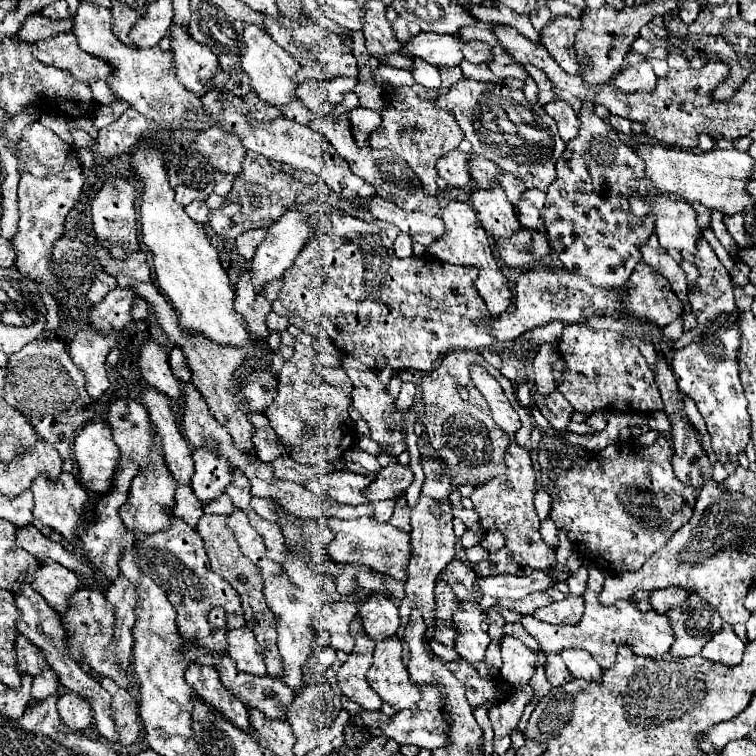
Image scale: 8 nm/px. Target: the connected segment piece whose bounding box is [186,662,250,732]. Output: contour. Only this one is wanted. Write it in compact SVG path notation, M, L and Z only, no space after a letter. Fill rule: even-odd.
M190 662L186 668L186 682L190 682L192 690L202 696L204 702L210 702L218 712L222 712L234 726L248 732L248 708L222 684L220 674L214 666Z

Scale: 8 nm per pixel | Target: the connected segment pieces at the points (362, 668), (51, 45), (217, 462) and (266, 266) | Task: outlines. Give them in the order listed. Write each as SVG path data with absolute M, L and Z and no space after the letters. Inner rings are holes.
M360 616L352 620L352 626L354 626L356 646L338 670L338 686L346 698L360 704L364 710L380 710L382 700L366 682L366 672L368 672L368 666L372 664L376 642L368 638L368 634L364 632Z
M60 32L46 40L34 42L32 50L34 58L48 66L58 66L64 70L70 70L74 78L82 82L90 80L108 80L112 74L112 66L100 58L94 58L78 48L74 32Z
M218 444L210 446L198 446L192 452L194 458L194 476L192 476L192 490L200 502L208 502L212 498L218 498L224 488L230 484L230 462L222 456L218 456L216 450Z
M300 212L284 214L278 222L274 222L268 228L268 236L262 242L262 246L258 246L256 256L252 260L252 266L250 266L250 280L252 280L252 286L254 286L254 292L256 294L260 294L268 282L278 280L278 278L284 276L284 272L294 264L298 252L306 244L306 238L310 238L310 232L312 232L310 222L306 222L306 216L300 214ZM252 270L254 270L254 274L252 274Z

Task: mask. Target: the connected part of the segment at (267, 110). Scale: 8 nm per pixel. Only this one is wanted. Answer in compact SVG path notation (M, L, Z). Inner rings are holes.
M254 92L246 94L242 100L244 100L244 104L248 106L250 116L252 116L254 120L264 120L264 122L268 122L268 120L274 120L274 118L282 116L278 108L274 108L274 106L270 106L270 104L266 104L266 102L262 104L260 98L258 98L258 94L254 94Z

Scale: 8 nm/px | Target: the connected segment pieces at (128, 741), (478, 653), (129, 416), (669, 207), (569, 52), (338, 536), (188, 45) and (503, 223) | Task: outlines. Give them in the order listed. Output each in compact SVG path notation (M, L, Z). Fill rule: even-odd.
M102 678L100 684L112 694L112 720L118 730L118 744L128 748L136 742L142 728L138 716L138 700L128 690L116 686L116 682L110 678Z
M464 600L460 602L460 610L454 612L454 628L458 632L454 650L472 666L478 666L478 672L482 678L486 678L488 670L492 666L486 662L486 648L490 644L488 636L488 624L486 624L486 614L476 608L474 600Z
M120 398L108 408L106 422L112 428L112 436L120 452L134 458L140 468L150 468L150 424L146 408L132 398Z
M632 192L630 210L634 216L654 216L654 232L658 234L662 248L696 250L700 228L696 224L696 212L688 202L674 202L666 196L658 196L652 204L646 204L638 192Z
M556 16L542 28L542 44L556 60L556 64L568 72L578 74L578 56L574 54L574 30L578 30L580 18Z
M328 518L328 528L334 538L328 544L328 554L338 564L364 564L368 568L380 570L384 574L394 576L396 580L406 580L406 562L410 556L410 534L402 532L390 524L382 524L374 518L358 518L358 520L340 520Z
M172 24L170 28L170 50L174 54L176 78L194 94L202 94L208 80L214 78L218 56L204 44L198 44L188 28Z
M494 182L492 188L472 184L472 210L482 220L486 232L494 238L510 234L514 226L520 226L518 216L514 214L514 208L498 182Z

